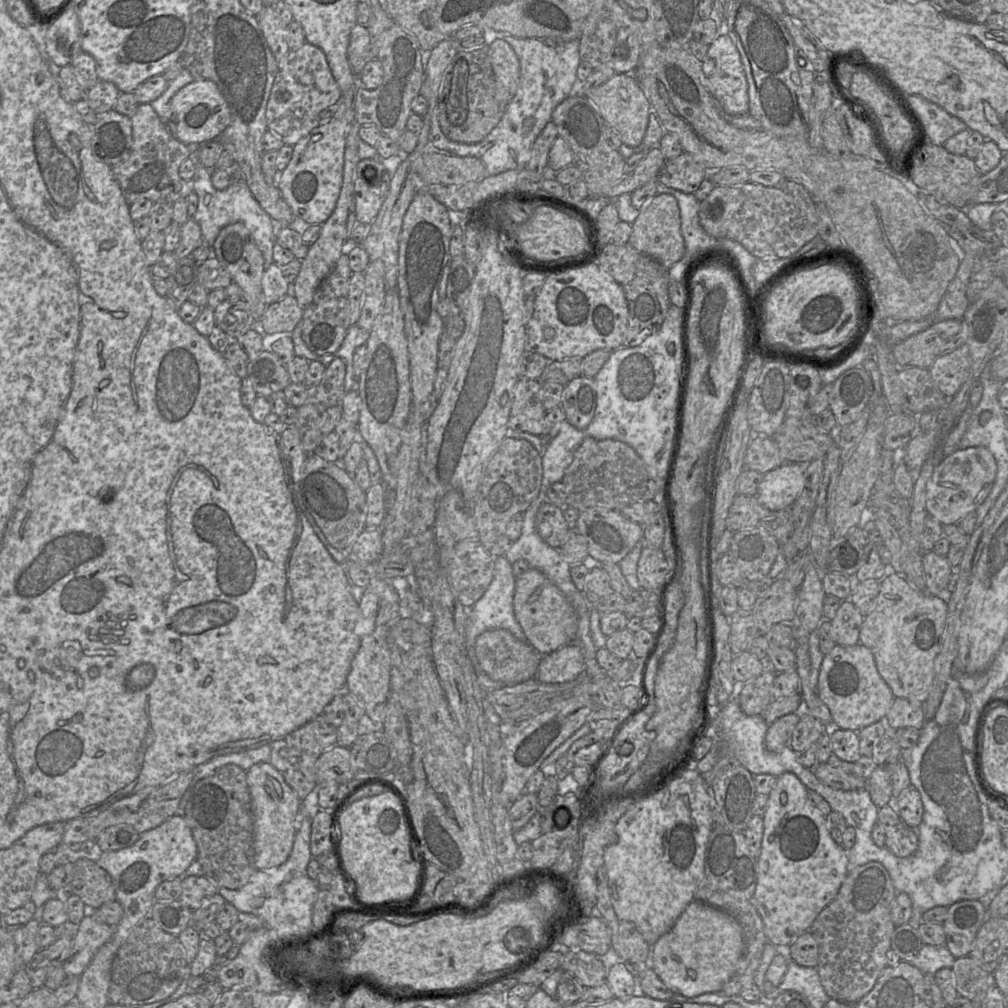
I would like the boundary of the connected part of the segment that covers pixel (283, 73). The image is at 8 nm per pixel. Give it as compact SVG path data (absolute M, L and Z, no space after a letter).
M306 42L300 48L290 50L287 56L277 63L278 73L266 108L267 126L268 130L278 136L285 145L294 146L320 125L320 113L336 106L342 92L331 73L324 52L310 43Z

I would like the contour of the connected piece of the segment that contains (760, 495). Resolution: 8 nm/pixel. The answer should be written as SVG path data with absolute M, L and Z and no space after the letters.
M783 463L765 473L756 494L758 501L772 511L790 509L804 488L805 465Z

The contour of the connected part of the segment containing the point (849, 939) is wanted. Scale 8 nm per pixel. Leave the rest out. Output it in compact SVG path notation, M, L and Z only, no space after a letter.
M868 862L849 872L836 897L814 920L810 932L818 944L816 967L827 995L834 1000L854 1004L872 990L883 969L887 966L886 953L891 949L891 936L895 925L891 919L891 906L897 891L890 875L878 862Z

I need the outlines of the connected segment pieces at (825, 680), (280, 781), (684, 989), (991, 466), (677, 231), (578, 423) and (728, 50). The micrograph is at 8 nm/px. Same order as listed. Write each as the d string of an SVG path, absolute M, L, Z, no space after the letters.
M836 645L824 655L818 678L818 696L828 707L832 726L842 730L859 732L861 729L885 720L895 696L880 676L872 651L862 645Z
M268 762L253 765L247 771L254 823L253 861L256 869L275 868L289 858L297 832L301 800L281 773Z
M693 900L673 927L651 946L650 967L673 993L688 998L718 993L734 974L744 948L743 930L734 917Z
M984 446L958 448L935 467L926 486L926 509L941 524L958 524L989 496L997 475L994 455Z
M658 193L649 203L643 205L632 223L628 244L656 259L667 269L680 261L685 255L685 241L681 233L680 209L676 198L671 194Z
M580 375L564 386L560 407L577 429L585 430L590 425L596 406L597 385L594 378Z
M726 34L718 36L709 46L702 61L703 84L731 115L747 114L749 111L748 84L740 53L732 39Z

